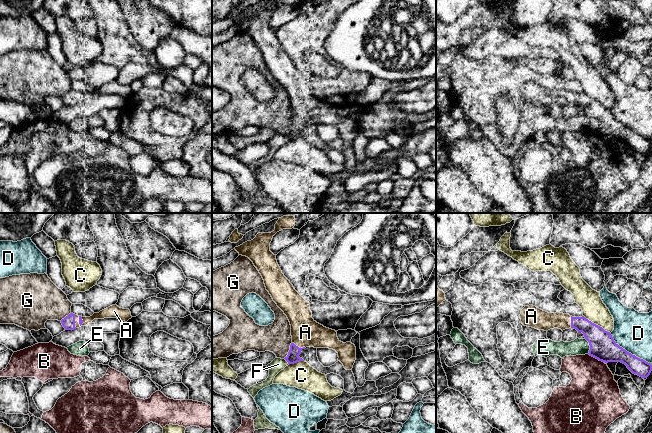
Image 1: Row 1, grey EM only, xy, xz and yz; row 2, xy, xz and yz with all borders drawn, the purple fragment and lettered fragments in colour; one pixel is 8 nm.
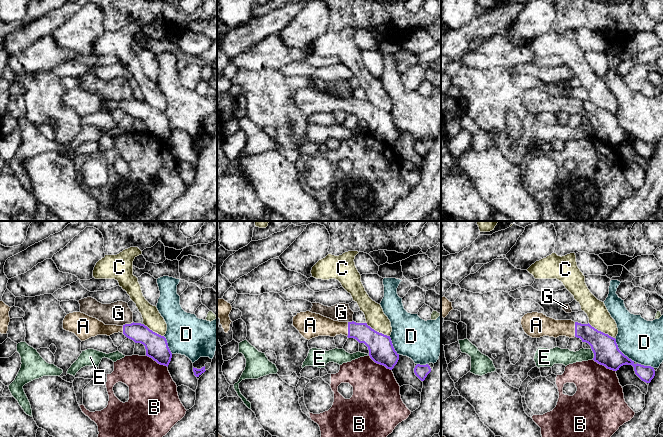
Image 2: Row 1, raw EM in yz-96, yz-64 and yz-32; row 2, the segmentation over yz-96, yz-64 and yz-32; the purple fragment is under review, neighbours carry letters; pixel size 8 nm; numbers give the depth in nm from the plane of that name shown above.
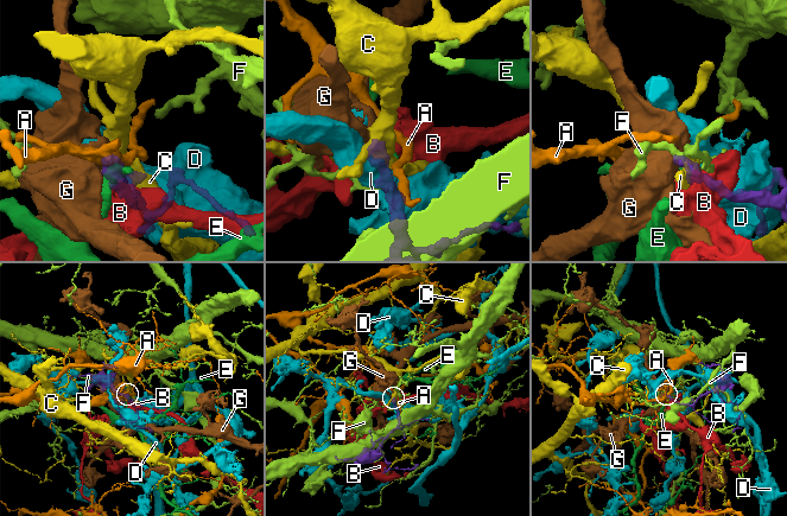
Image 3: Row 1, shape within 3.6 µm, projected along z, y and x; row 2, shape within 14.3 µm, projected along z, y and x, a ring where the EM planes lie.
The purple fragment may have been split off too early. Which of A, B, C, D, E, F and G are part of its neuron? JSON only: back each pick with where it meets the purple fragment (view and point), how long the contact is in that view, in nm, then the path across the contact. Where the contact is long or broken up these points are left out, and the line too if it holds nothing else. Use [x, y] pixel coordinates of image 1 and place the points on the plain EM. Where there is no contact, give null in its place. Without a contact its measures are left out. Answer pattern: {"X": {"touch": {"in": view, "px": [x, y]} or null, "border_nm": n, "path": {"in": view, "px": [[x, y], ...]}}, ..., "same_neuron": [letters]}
{"A": {"touch": {"in": "xz", "px": [298, 123]}, "border_nm": 120}, "same_neuron": ["A"]}

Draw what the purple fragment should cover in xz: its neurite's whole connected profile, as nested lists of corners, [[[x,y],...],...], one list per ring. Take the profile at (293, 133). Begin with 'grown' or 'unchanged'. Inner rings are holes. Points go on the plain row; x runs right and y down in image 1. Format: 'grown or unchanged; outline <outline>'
grown; outline [[[275,0],[273,8],[258,9],[253,16],[235,23],[235,26],[253,38],[264,56],[266,66],[290,98],[292,119],[284,134],[288,140],[304,137],[299,131],[306,123],[329,124],[338,129],[338,137],[346,146],[352,146],[356,136],[355,121],[341,118],[335,106],[324,103],[312,94],[310,79],[294,65],[282,49],[276,31],[270,27],[273,12],[294,2],[295,0]]]

